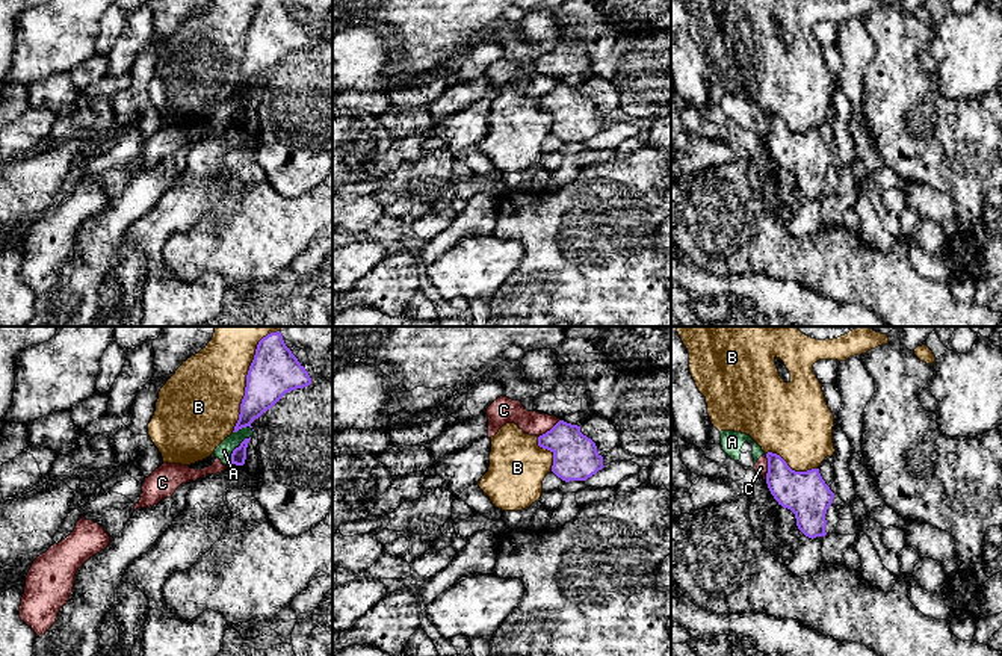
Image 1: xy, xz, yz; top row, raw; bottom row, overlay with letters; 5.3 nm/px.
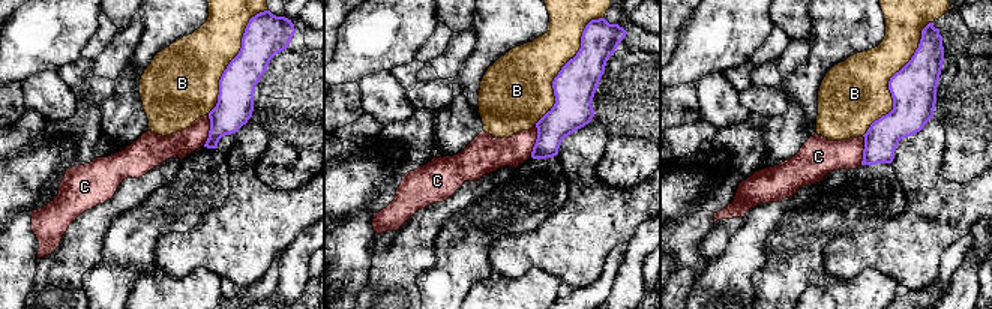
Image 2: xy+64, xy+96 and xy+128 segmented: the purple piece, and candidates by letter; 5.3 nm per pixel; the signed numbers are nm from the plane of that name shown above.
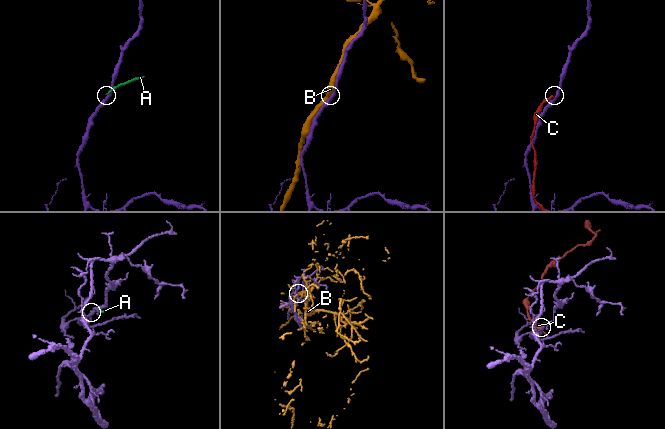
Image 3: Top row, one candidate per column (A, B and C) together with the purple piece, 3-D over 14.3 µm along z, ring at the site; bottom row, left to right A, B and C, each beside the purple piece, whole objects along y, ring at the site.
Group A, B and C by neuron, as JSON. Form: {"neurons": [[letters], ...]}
{"neurons": [["A", "C"], ["B"]]}

